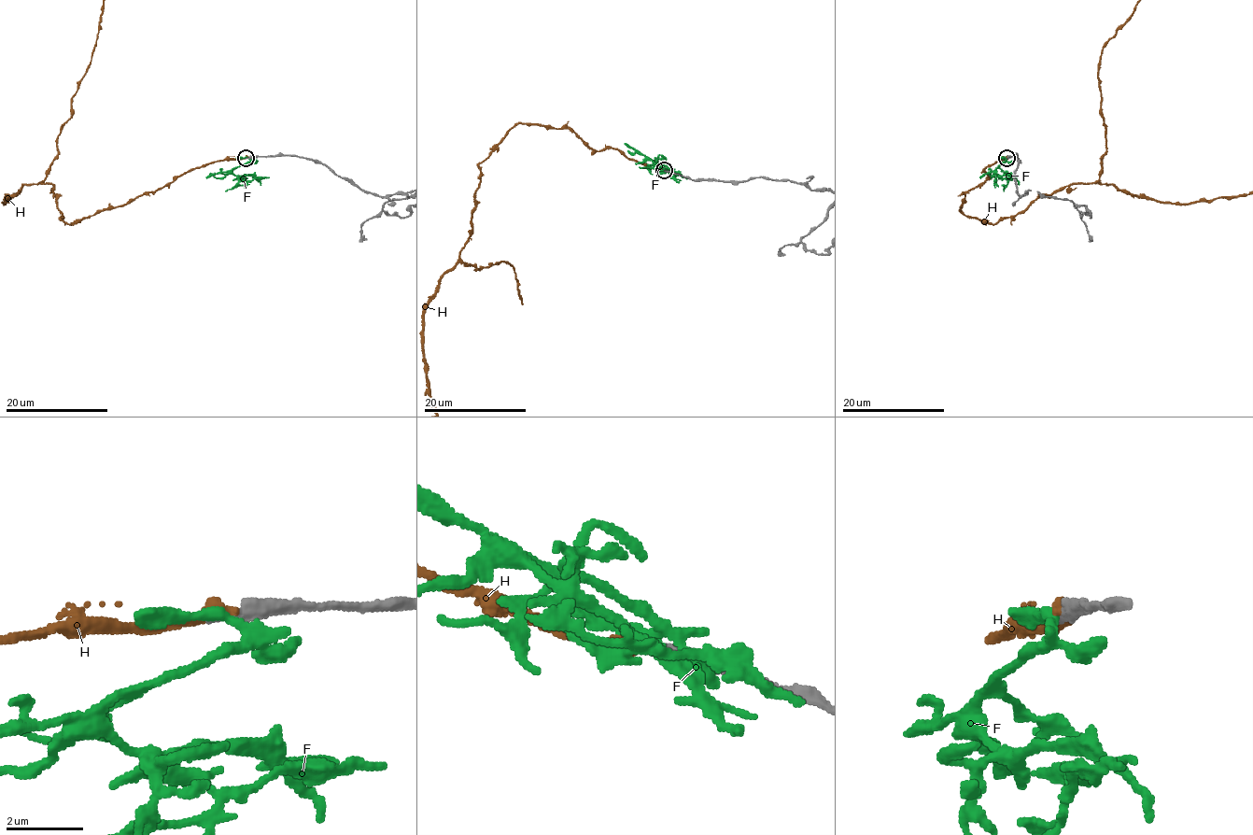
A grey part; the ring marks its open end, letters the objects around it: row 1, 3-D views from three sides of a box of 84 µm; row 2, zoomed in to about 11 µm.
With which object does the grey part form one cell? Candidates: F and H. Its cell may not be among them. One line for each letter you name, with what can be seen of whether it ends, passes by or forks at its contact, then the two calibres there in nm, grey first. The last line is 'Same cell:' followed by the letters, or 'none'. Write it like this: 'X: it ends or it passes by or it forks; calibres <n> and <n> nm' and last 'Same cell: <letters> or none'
Same cell: none

